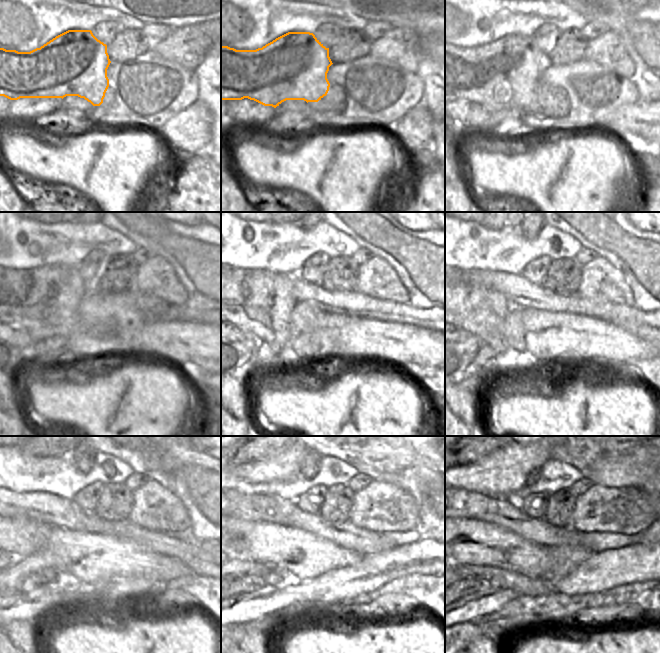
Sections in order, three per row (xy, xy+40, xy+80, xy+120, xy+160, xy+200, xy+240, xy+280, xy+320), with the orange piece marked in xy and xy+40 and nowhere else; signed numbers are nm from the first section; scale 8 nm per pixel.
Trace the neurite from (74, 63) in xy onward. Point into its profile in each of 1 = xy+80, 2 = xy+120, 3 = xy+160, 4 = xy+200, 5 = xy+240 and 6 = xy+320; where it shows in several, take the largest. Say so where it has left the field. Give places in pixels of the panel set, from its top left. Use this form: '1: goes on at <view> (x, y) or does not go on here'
1: goes on at xy+80 (503, 74)
2: goes on at xy+120 (45, 301)
3: goes on at xy+160 (259, 302)
4: goes on at xy+200 (480, 311)
5: goes on at xy+240 (26, 538)
6: goes on at xy+320 (498, 582)

